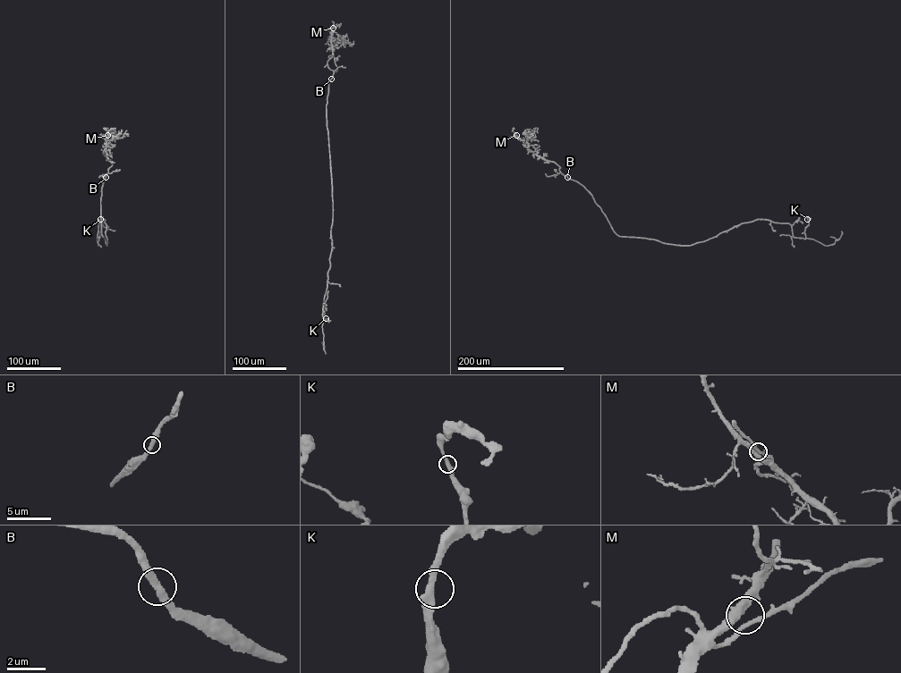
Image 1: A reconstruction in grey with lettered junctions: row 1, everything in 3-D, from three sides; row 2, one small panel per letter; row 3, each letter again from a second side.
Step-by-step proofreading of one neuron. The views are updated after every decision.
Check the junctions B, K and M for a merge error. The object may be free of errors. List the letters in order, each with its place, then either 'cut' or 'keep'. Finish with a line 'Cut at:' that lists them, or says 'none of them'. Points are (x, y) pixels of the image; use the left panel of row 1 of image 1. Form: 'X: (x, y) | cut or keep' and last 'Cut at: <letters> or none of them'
B: (106, 177) | keep
K: (100, 219) | keep
M: (107, 135) | keep
Cut at: none of them

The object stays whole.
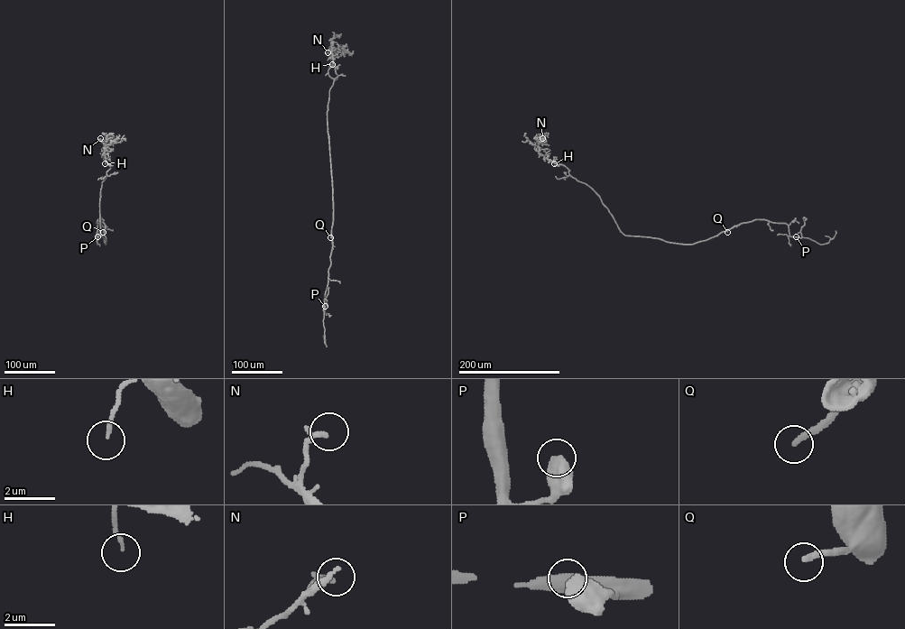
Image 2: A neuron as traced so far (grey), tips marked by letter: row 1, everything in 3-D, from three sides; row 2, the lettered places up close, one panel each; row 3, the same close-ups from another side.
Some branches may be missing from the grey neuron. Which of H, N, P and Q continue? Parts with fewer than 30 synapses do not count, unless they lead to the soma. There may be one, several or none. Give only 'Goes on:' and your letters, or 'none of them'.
Goes on: Q

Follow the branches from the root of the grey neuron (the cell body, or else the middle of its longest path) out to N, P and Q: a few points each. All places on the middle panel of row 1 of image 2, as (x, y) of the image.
N: (331, 174), (327, 112), (329, 90), (337, 76), (332, 45), (327, 52)
P: (331, 174), (332, 249), (325, 306)
Q: (331, 174), (333, 220), (330, 237)

